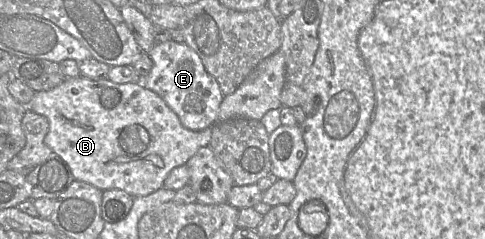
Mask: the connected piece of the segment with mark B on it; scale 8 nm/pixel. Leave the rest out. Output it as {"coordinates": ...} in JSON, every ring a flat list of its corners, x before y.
{"coordinates":[[66,78,51,90,35,92,26,107,48,119,49,131,44,142,68,164,75,180,89,183,102,191,121,189,132,197,147,196,163,187,172,169,186,164,200,148,209,146,212,128,201,131,185,128,157,93,140,84,141,81,118,84,108,78]]}

